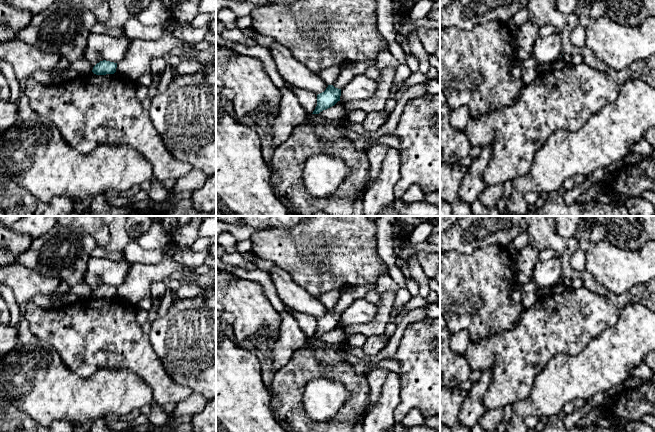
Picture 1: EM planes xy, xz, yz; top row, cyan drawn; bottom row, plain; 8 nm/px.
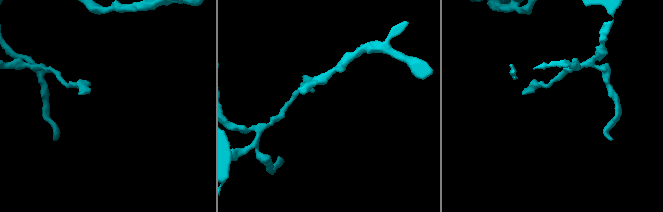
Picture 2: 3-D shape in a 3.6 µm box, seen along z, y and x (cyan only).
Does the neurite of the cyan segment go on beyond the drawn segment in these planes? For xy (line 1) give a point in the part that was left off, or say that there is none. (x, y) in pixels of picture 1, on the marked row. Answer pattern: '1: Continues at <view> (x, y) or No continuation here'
1: No continuation here

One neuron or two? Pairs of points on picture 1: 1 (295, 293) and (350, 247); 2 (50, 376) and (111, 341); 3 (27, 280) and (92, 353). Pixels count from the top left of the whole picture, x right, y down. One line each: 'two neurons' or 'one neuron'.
1: two neurons
2: two neurons
3: two neurons

